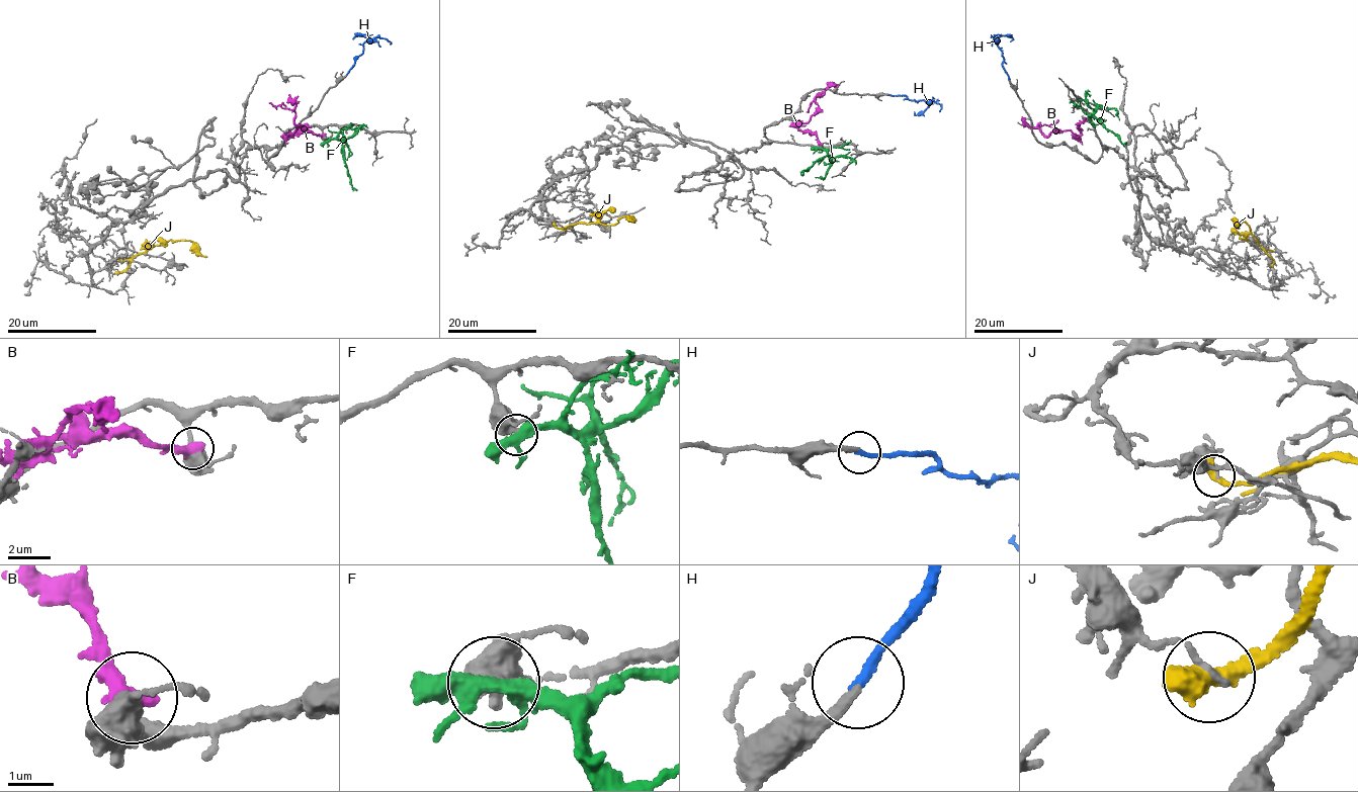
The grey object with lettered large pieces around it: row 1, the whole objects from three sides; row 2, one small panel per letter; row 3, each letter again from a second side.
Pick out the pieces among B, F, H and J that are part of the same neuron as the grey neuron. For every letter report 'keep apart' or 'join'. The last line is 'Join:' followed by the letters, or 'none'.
B: keep apart
F: keep apart
H: join
J: keep apart
Join: H

